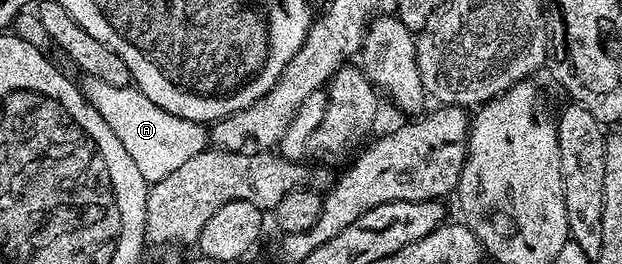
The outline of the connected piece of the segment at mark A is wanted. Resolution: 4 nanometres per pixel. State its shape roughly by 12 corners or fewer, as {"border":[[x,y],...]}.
{"border":[[134,86],[83,95],[153,185],[209,144],[204,125]]}

